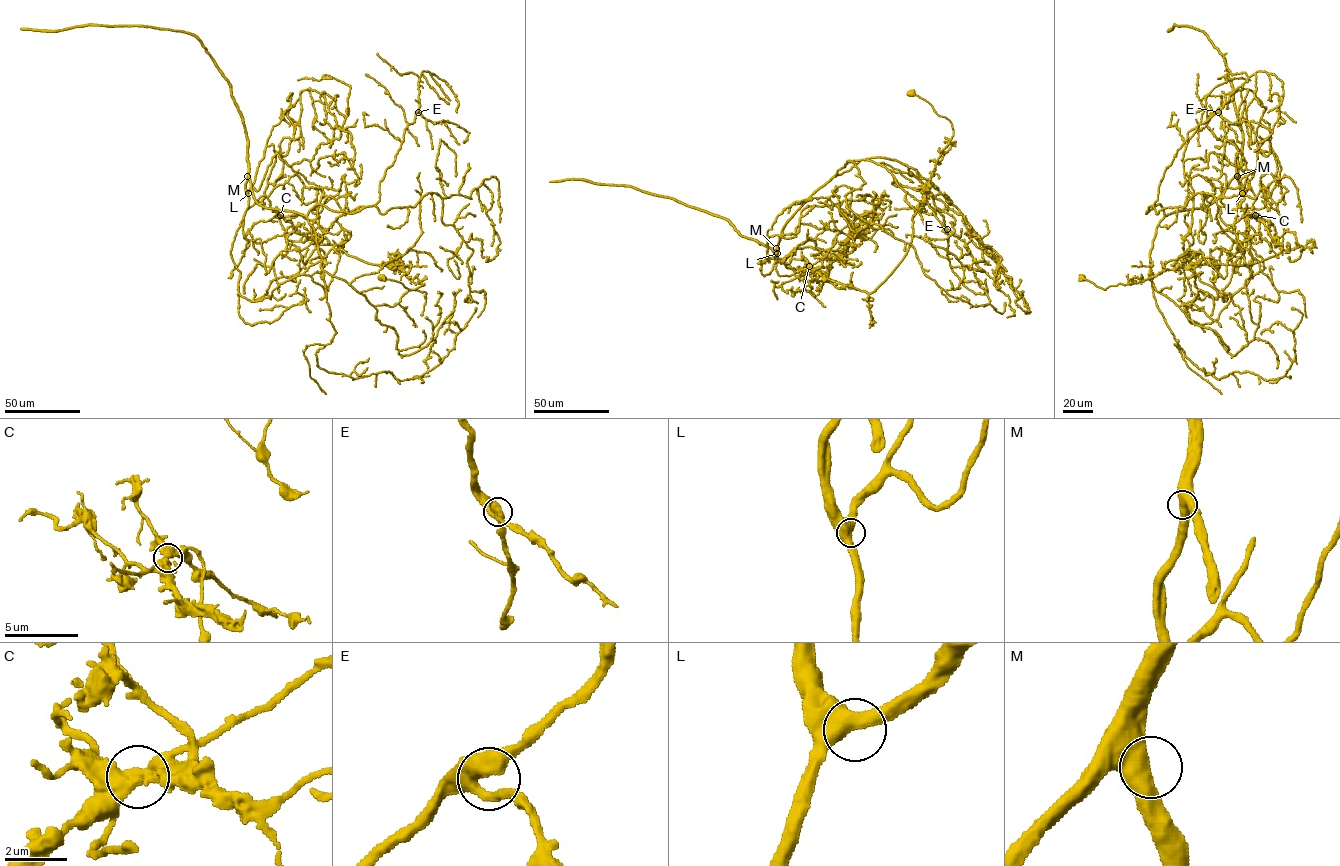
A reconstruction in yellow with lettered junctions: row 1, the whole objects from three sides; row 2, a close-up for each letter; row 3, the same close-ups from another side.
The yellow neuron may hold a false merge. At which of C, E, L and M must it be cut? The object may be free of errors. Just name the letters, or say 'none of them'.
C

